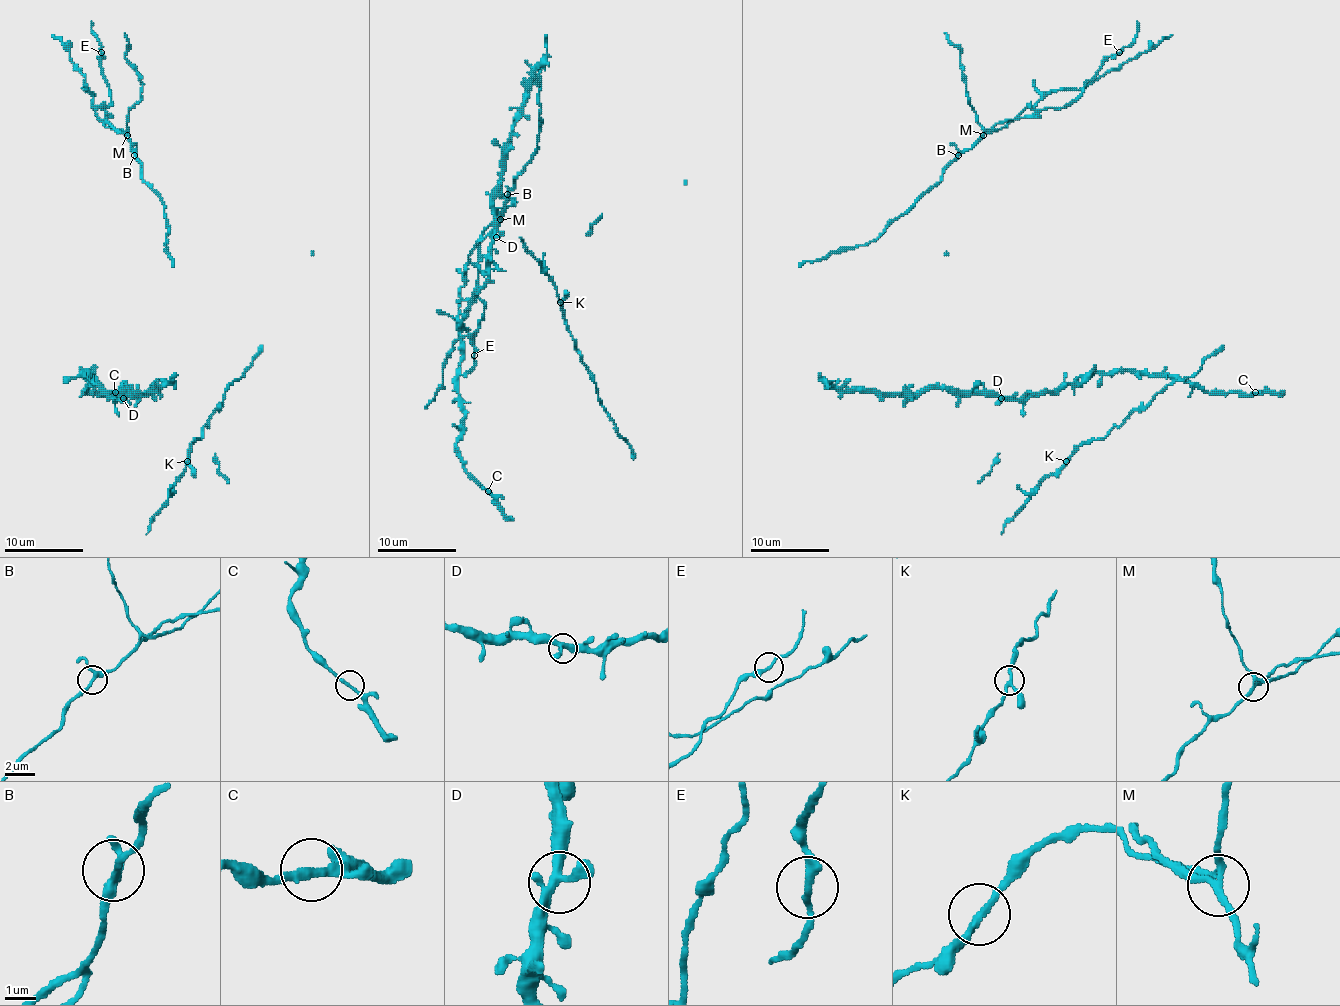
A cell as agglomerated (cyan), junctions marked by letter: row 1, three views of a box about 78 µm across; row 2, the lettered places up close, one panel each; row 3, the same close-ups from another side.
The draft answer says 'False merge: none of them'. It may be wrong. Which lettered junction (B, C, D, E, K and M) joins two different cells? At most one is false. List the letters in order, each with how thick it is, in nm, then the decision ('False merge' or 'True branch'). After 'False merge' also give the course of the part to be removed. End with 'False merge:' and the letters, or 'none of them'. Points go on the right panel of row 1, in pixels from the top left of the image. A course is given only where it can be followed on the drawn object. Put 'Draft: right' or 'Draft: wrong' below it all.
B: Thickness 220 nm. True branch
C: Thickness 240 nm. True branch
D: Thickness 320 nm. True branch
E: Thickness 240 nm. True branch
K: Thickness 190 nm. True branch
M: Thickness 220 nm. False merge. Course of the part to remove: (984, 135), (1005, 127), (1052, 90), (1086, 88), (1172, 35)
False merge: M
Draft: wrong

